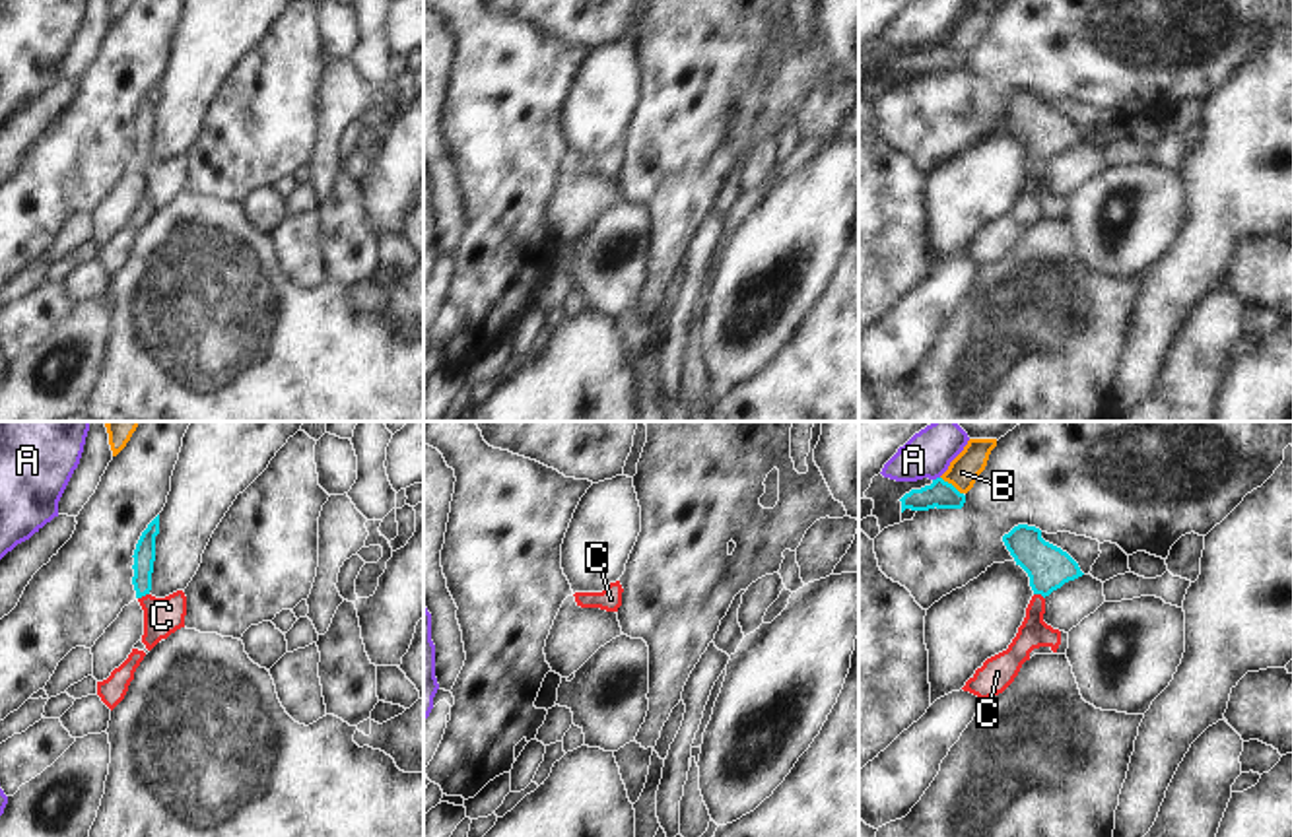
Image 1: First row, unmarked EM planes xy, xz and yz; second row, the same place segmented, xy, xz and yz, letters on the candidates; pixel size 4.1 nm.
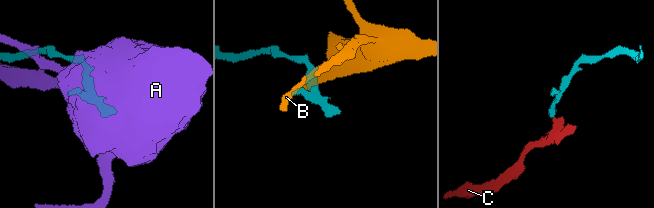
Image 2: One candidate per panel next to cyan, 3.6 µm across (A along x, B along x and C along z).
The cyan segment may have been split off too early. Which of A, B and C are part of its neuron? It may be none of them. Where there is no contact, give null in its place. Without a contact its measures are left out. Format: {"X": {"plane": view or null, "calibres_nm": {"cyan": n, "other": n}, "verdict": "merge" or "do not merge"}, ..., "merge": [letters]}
{"A": {"plane": "yz", "calibres_nm": {"cyan": 120, "other": 180}, "verdict": "do not merge"}, "B": {"plane": "yz", "calibres_nm": {"cyan": 120, "other": 130}, "verdict": "do not merge"}, "C": {"plane": "xy", "calibres_nm": {"cyan": 90, "other": 160}, "verdict": "merge"}, "merge": ["C"]}

